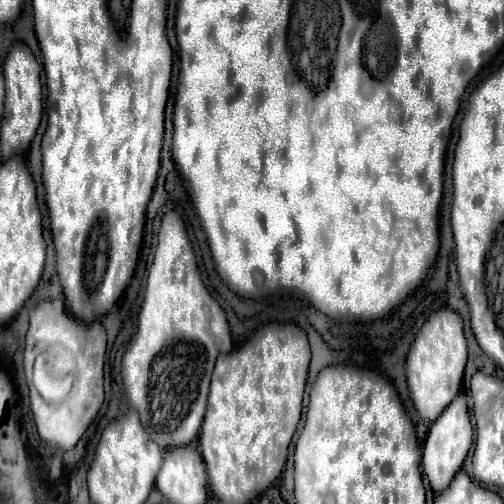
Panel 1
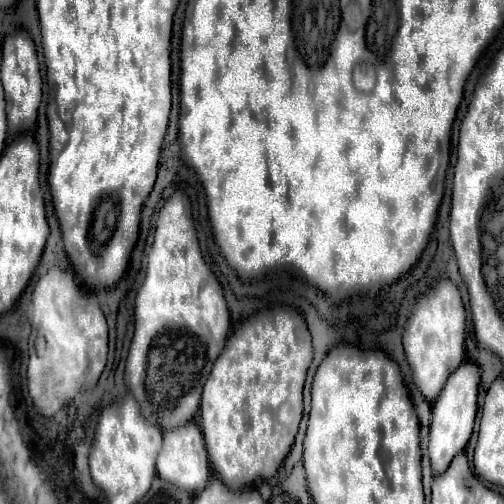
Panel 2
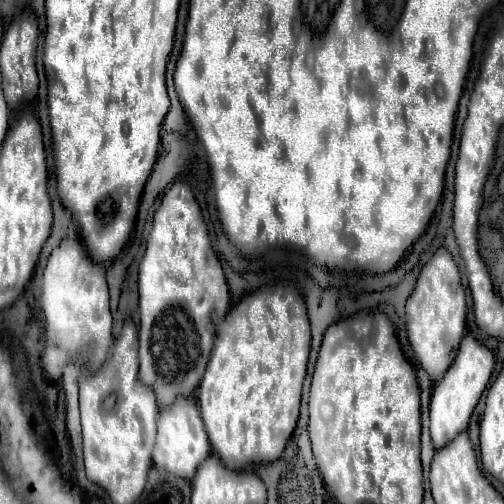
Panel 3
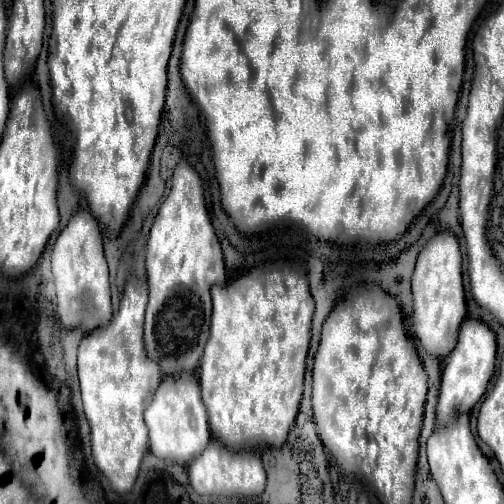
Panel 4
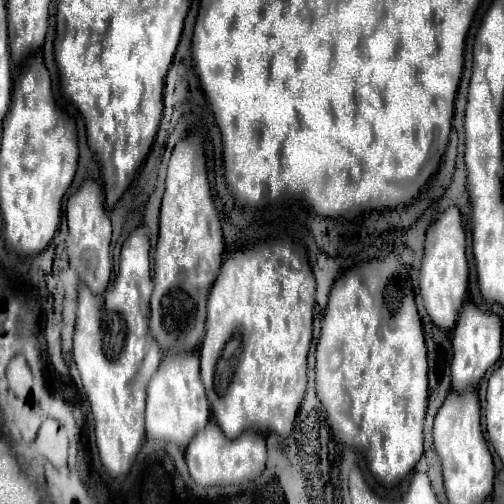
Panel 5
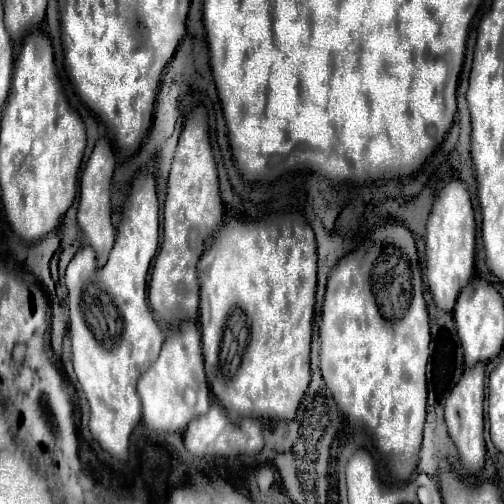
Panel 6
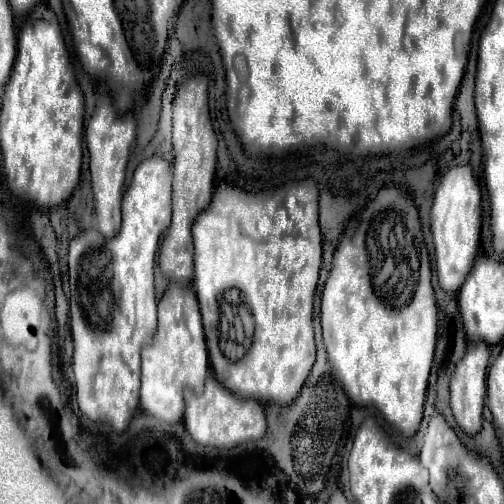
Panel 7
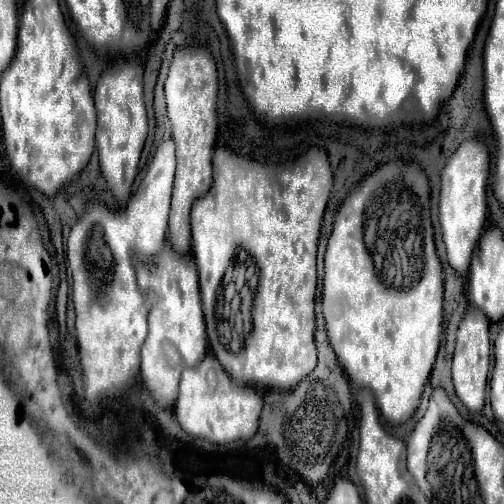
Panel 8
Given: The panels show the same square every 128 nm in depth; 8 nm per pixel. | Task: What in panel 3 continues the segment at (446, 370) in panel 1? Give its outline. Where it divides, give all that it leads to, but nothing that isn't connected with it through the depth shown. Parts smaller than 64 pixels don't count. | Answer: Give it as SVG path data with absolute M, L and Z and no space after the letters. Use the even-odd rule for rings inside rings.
M444 246L436 250L436 254L422 266L418 274L414 292L406 302L406 330L410 346L422 368L426 368L434 382L440 380L452 364L458 344L466 332L466 300L460 272L450 250Z

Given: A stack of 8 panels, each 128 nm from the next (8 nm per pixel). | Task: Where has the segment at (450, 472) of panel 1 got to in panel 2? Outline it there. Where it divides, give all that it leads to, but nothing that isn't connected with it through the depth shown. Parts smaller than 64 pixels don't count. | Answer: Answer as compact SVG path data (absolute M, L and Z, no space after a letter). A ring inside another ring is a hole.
M466 360L452 374L452 380L448 380L448 384L444 384L444 392L440 392L440 400L432 402L430 462L432 462L434 474L444 472L448 468L448 464L452 462L452 458L468 444L472 430L474 430L474 420L476 420L478 386L480 386L480 366L472 360Z

